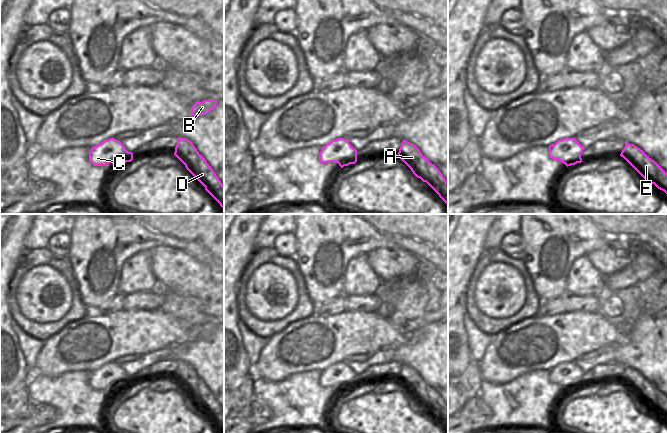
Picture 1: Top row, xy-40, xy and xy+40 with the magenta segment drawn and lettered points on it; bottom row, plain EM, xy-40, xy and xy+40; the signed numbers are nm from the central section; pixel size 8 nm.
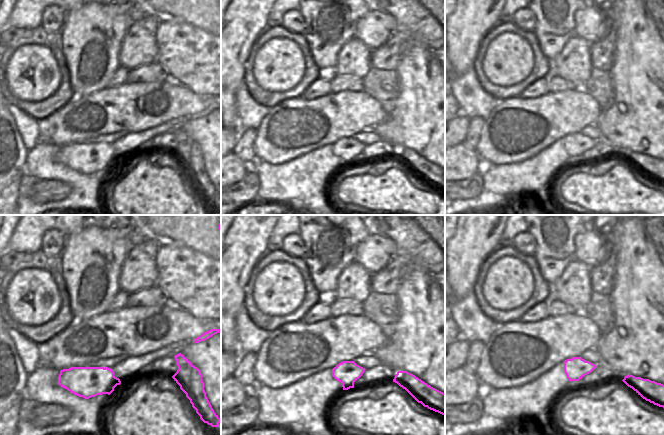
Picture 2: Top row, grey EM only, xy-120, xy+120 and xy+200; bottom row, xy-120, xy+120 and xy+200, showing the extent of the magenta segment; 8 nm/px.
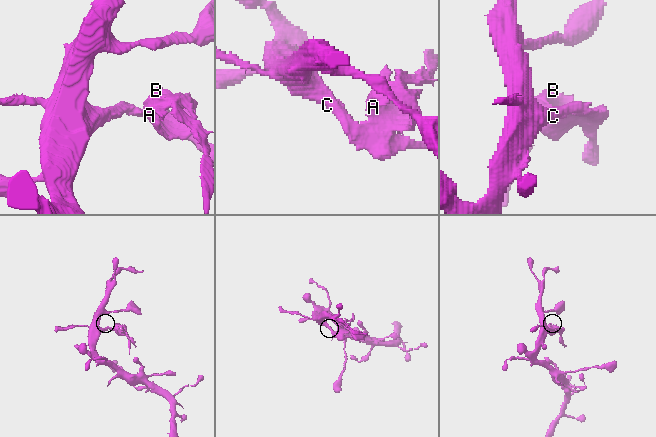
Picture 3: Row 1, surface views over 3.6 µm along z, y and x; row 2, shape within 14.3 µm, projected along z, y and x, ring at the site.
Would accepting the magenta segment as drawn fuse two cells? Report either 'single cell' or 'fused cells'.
fused cells

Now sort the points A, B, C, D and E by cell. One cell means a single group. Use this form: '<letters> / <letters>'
A B D E / C

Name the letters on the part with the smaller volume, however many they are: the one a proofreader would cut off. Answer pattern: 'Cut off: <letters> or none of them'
Cut off: A, B, D, E

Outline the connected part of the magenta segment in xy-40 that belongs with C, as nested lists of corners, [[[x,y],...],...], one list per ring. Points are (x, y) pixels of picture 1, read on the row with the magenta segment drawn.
[[[107,140],[91,148],[89,161],[94,166],[106,166],[109,162],[115,167],[121,164],[121,149],[118,146],[108,146]]]

